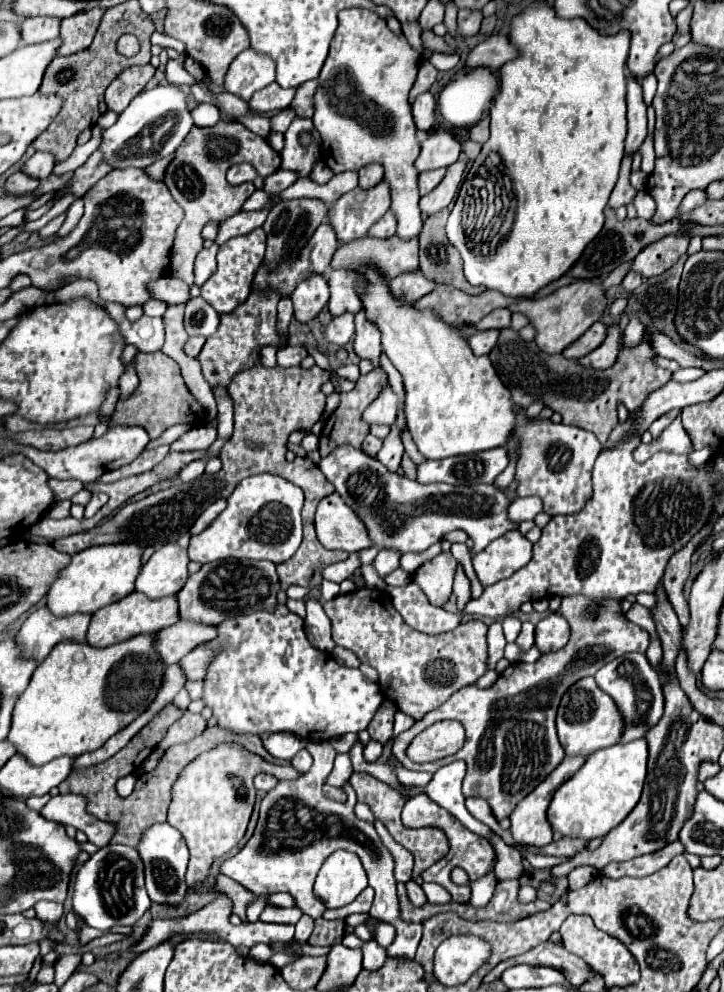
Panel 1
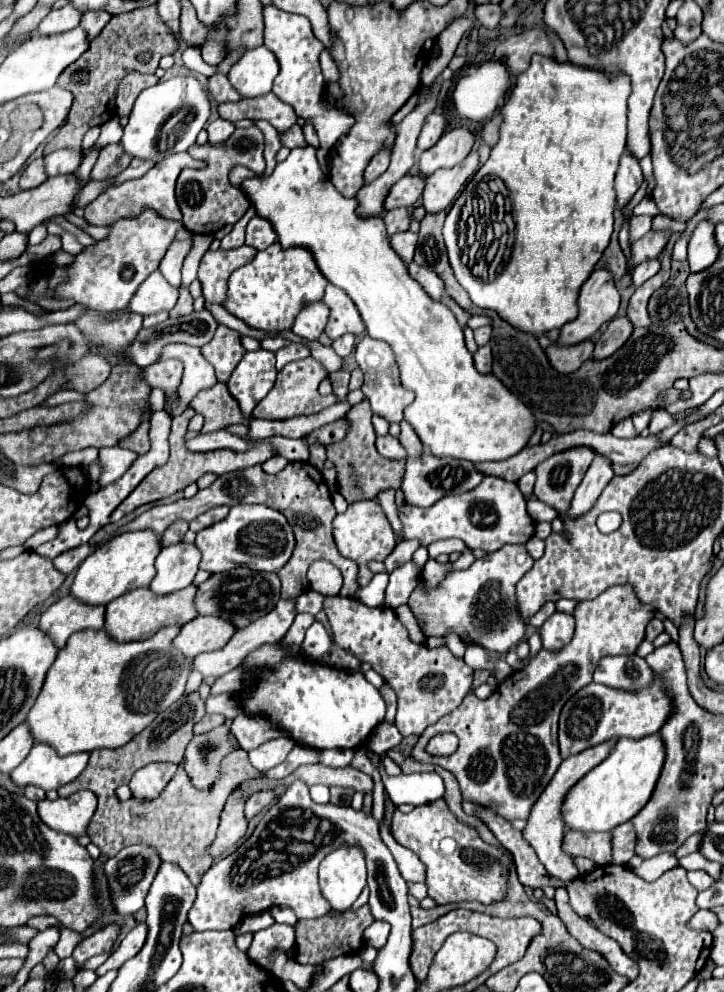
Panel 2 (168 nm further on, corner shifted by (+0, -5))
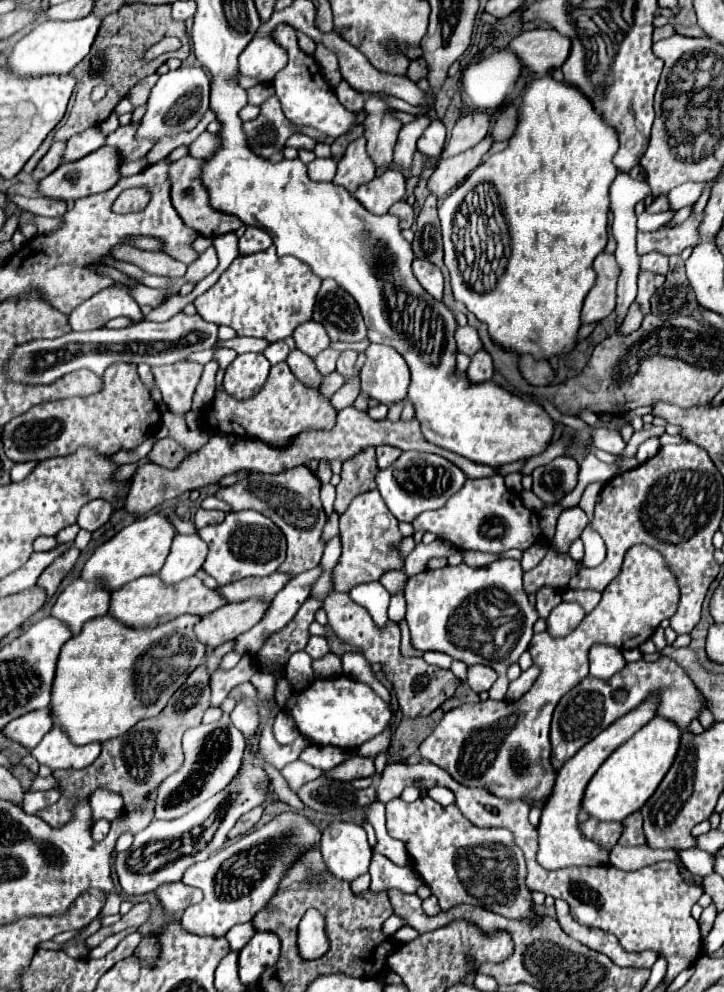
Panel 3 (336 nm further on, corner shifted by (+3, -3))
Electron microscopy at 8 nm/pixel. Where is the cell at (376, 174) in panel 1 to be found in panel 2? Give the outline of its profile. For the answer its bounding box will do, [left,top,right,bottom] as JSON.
[364,147,390,183]

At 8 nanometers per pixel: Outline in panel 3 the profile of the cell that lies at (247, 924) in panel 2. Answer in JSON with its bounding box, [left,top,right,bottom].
[225,921,257,949]

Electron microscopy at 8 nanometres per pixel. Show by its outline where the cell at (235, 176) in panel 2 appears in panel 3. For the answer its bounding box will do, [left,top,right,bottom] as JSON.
[189,131,221,159]

